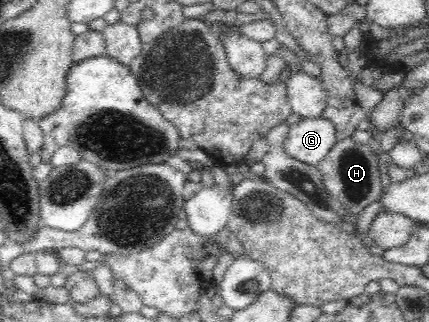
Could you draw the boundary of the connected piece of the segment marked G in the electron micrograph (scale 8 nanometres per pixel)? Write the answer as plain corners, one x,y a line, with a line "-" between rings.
322,116
306,118
290,126
286,151
292,159
316,167
328,158
336,142
338,134
334,123

